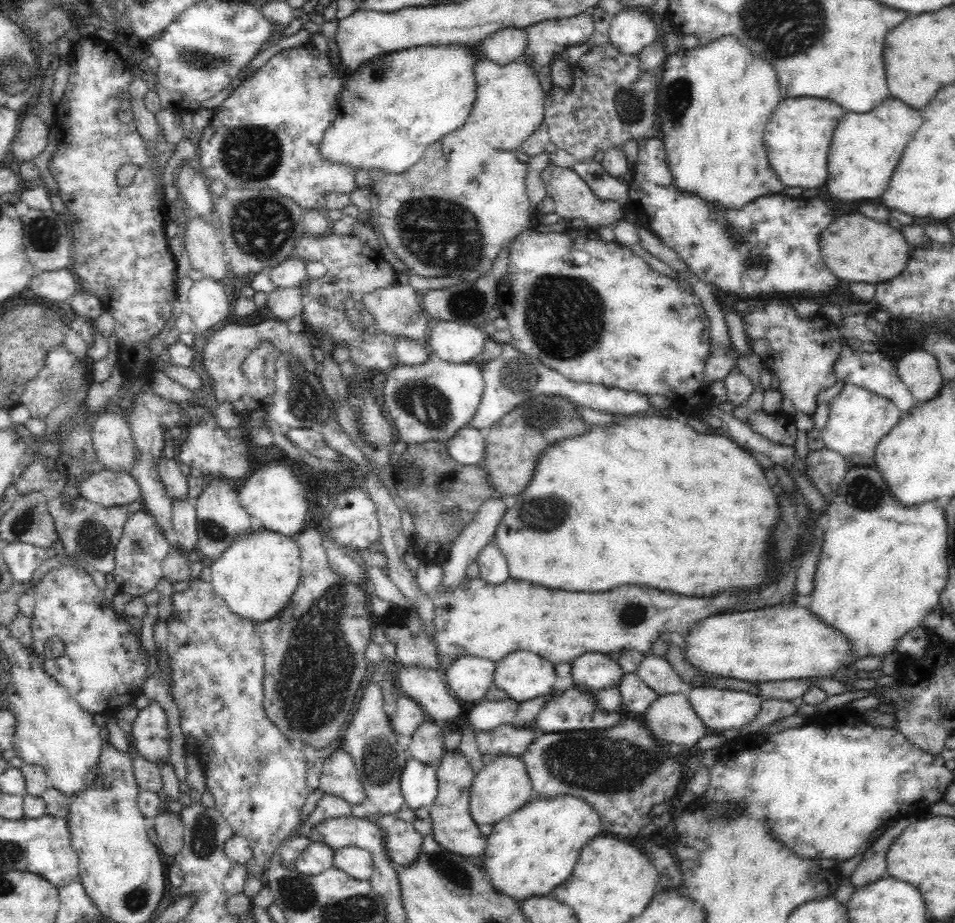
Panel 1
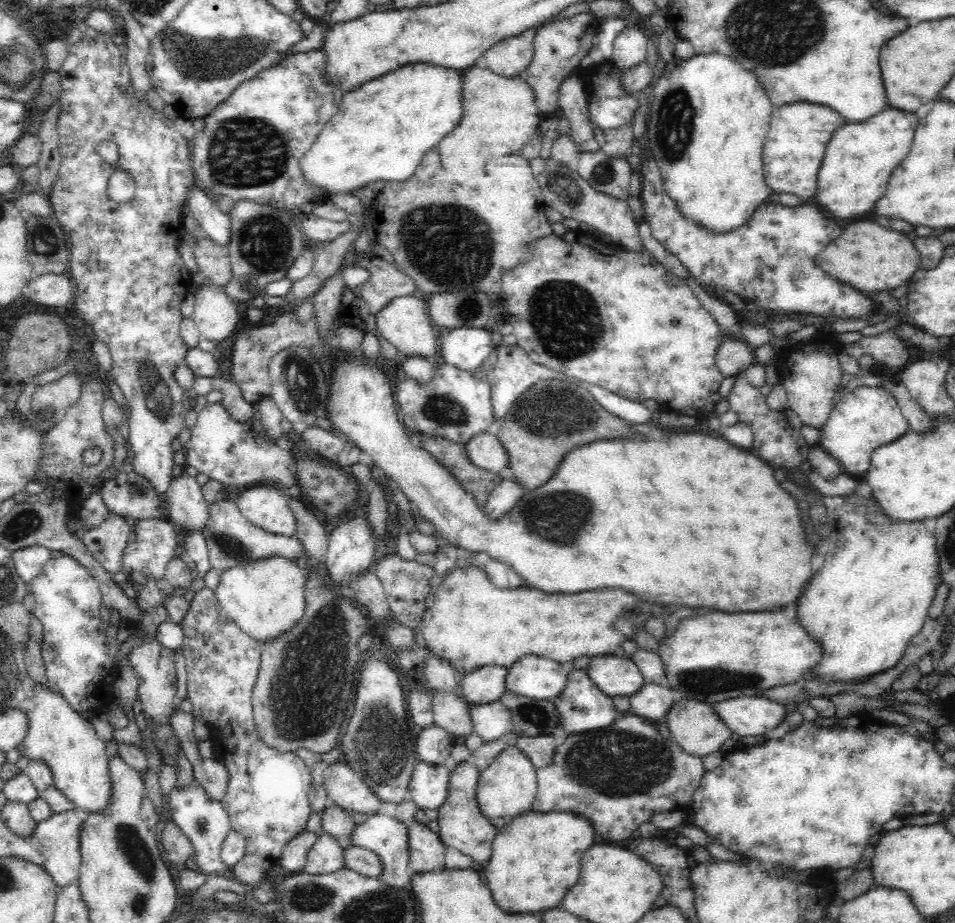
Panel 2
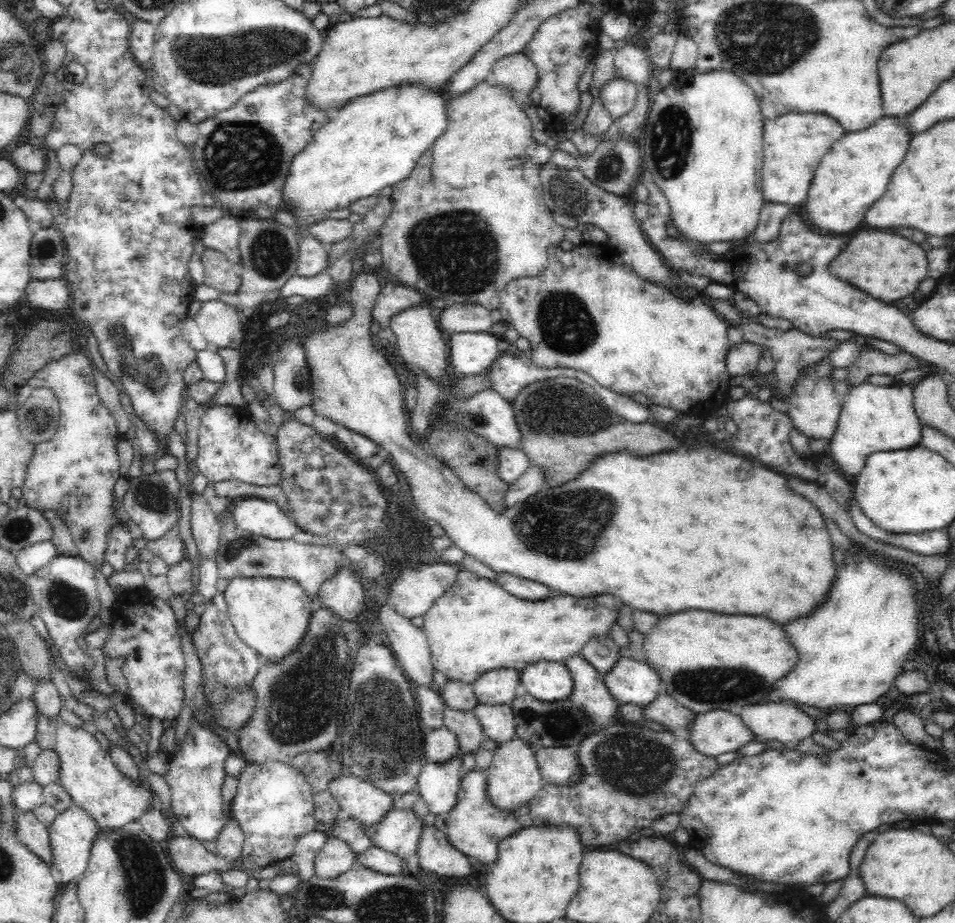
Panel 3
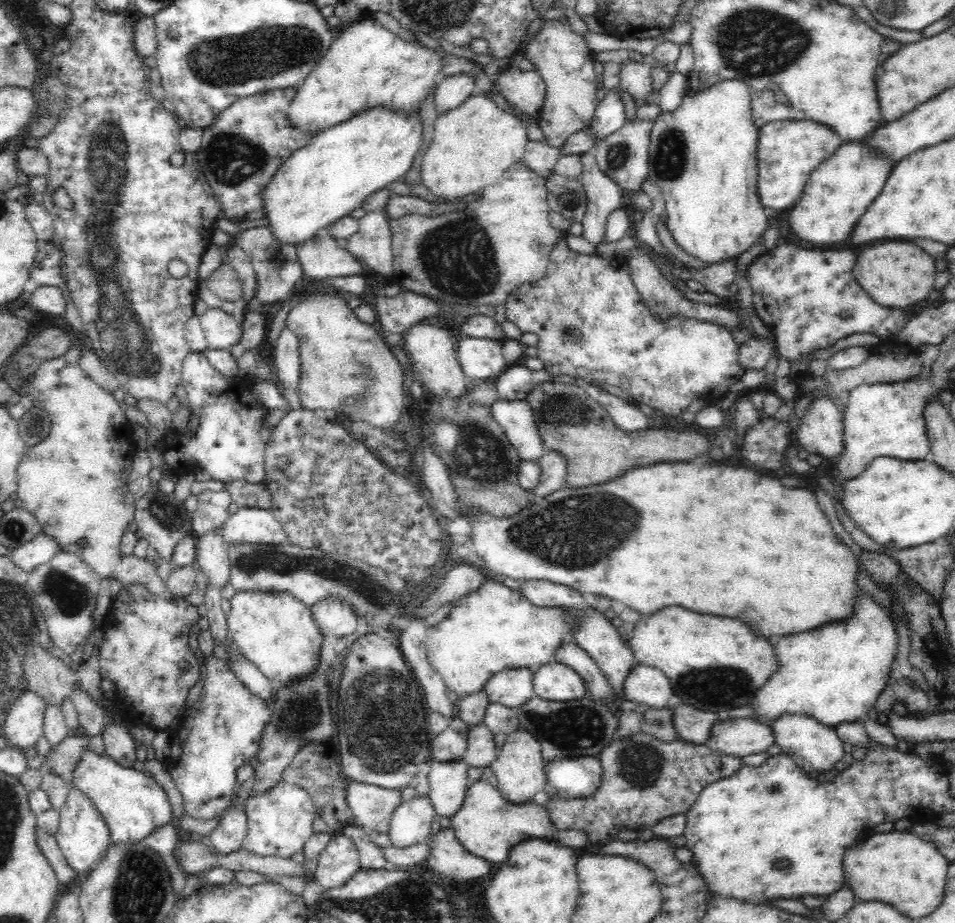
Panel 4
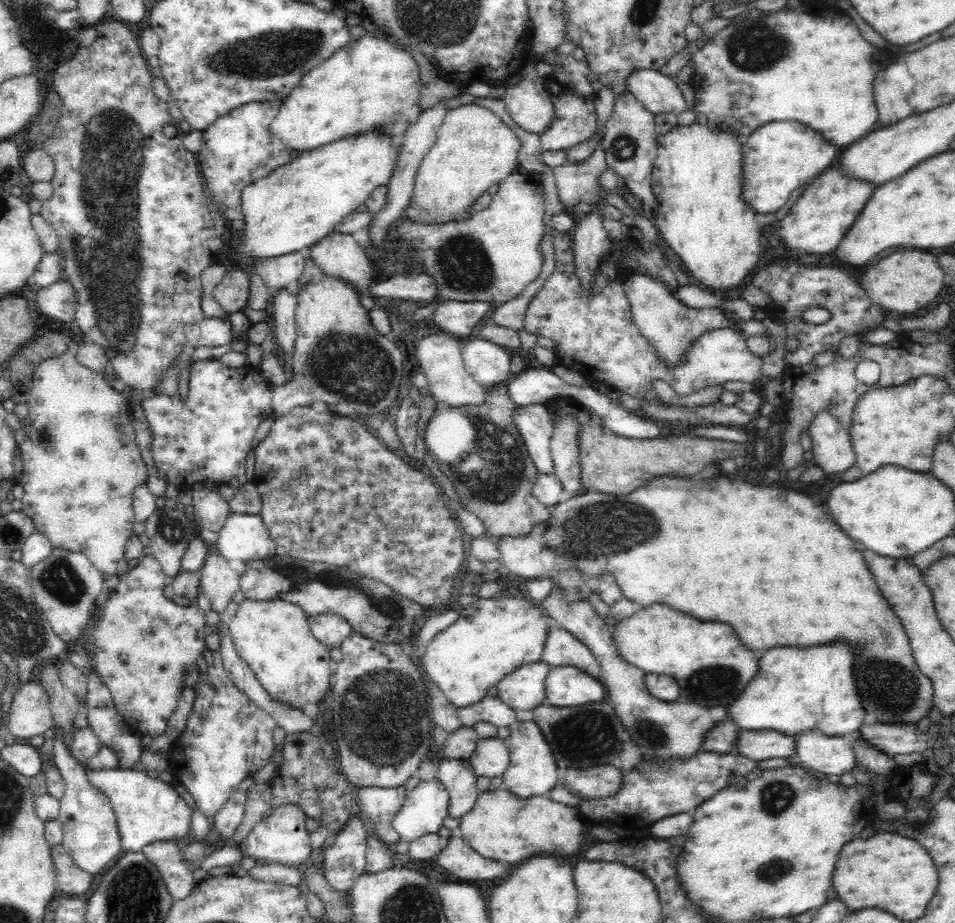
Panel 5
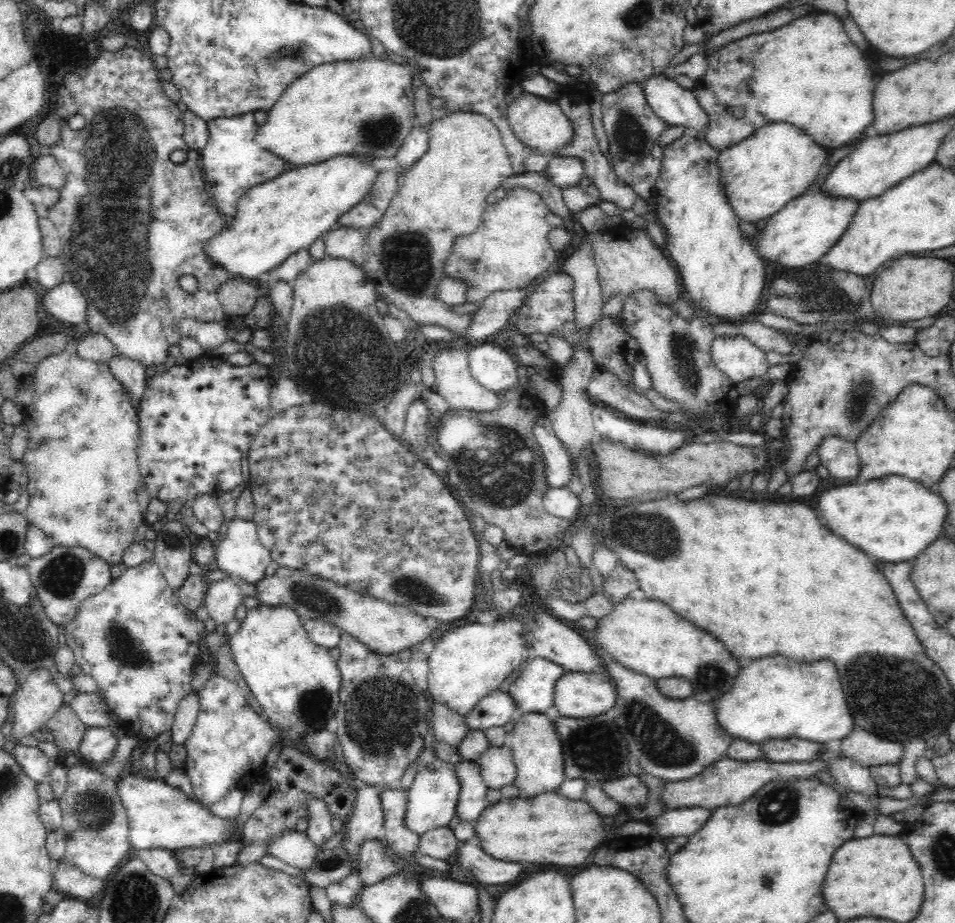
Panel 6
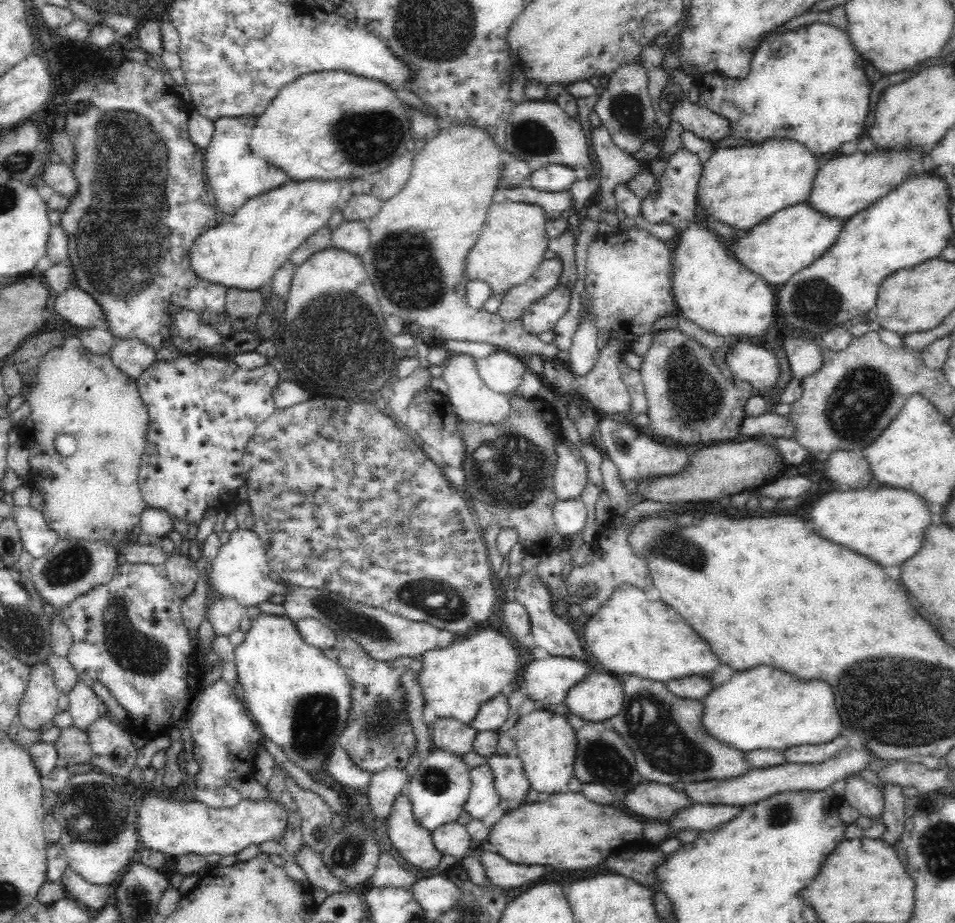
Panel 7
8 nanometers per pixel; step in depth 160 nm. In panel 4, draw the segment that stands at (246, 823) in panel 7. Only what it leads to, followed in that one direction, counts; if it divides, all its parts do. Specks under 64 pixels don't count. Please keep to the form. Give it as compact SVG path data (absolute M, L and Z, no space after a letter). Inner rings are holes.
M86 748L71 772L70 782L94 803L110 831L111 844L138 842L154 828L175 823L168 796L153 777L132 767L120 766L105 752L98 754Z

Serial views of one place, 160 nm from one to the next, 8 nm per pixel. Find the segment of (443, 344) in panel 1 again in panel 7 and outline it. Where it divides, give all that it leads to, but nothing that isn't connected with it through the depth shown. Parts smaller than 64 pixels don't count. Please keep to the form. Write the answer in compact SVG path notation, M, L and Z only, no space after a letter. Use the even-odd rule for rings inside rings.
M496 348L487 356L476 358L476 370L490 390L511 395L520 384L528 366L525 359Z

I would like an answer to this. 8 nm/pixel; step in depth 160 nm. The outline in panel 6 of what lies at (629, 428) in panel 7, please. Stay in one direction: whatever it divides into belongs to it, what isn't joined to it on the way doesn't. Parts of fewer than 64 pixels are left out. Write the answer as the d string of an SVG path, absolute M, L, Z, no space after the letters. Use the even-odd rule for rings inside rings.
M592 401L592 418L597 436L621 442L650 454L670 454L686 442L684 430L650 426L649 422L628 419L602 403Z

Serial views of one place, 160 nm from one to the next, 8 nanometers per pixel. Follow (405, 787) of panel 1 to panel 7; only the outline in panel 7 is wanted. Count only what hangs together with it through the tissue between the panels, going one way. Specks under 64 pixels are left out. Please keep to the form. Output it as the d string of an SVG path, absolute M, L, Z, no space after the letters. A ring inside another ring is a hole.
M487 764L470 767L470 792L463 810L474 820L486 817L500 797L494 788L494 775Z

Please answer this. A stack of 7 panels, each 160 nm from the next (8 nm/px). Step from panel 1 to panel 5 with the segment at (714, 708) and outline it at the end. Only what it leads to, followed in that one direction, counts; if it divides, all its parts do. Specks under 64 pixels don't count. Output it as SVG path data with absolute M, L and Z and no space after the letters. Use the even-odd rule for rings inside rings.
M819 730L794 734L793 760L813 774L841 776L859 766L852 745L842 736L828 736Z

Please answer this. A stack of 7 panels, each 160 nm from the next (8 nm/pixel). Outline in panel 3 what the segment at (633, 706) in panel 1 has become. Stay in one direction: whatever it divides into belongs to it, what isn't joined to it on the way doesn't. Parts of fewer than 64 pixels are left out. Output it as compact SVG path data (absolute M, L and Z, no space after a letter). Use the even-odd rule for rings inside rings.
M663 686L656 690L652 700L641 708L642 720L660 722L670 730L680 726L688 728L696 716L693 710L682 706L682 703L679 703Z

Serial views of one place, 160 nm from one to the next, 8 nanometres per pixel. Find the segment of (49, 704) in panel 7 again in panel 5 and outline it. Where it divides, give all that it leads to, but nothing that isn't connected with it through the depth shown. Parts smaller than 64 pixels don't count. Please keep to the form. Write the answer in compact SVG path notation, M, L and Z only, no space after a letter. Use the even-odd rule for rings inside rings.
M31 680L20 687L20 692L14 695L9 711L9 733L18 738L30 739L32 736L43 734L48 728L55 726L48 695L36 680Z

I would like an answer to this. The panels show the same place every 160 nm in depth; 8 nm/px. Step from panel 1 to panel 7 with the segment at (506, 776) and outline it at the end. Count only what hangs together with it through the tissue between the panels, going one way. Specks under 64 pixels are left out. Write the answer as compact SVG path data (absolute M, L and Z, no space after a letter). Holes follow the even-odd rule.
M537 709L521 716L516 724L517 756L522 761L528 786L541 796L548 793L568 792L568 781L574 774L574 750L576 735L566 721L565 715L558 715L546 709Z

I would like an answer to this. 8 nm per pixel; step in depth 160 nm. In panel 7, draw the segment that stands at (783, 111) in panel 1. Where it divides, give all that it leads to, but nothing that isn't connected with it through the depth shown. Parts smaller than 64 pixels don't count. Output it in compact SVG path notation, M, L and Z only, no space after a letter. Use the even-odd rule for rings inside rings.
M773 136L754 144L713 150L703 156L702 163L697 204L705 208L712 221L737 230L750 230L786 206L807 202L819 169L816 155L806 146Z

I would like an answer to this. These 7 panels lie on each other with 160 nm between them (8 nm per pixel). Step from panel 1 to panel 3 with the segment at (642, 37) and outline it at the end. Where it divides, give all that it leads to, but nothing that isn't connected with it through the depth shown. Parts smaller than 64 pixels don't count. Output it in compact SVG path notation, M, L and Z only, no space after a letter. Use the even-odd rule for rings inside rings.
M634 41L620 43L616 46L614 54L616 77L626 78L642 86L649 82L653 67L644 44Z

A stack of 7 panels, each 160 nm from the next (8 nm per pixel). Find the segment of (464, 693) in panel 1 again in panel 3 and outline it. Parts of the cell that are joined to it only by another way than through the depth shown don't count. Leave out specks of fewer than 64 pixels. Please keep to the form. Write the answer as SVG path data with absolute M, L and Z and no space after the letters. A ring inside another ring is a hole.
M513 669L490 670L472 682L474 696L482 704L510 705L520 690L520 672Z

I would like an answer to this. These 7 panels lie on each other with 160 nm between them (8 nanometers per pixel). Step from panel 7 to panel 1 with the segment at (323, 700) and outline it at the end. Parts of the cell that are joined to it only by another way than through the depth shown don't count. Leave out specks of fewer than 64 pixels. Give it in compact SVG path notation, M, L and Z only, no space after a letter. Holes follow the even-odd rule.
M260 528L234 536L231 546L210 562L211 584L230 610L252 622L267 622L290 601L301 580L301 551L295 537Z

